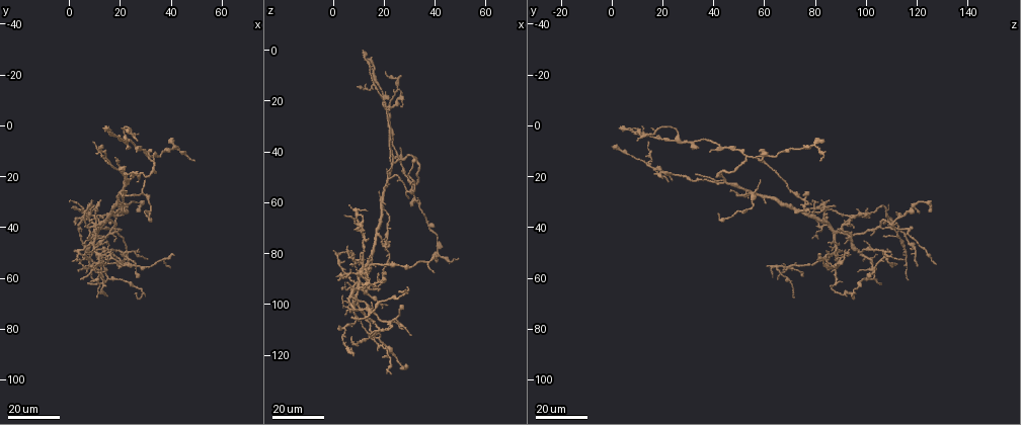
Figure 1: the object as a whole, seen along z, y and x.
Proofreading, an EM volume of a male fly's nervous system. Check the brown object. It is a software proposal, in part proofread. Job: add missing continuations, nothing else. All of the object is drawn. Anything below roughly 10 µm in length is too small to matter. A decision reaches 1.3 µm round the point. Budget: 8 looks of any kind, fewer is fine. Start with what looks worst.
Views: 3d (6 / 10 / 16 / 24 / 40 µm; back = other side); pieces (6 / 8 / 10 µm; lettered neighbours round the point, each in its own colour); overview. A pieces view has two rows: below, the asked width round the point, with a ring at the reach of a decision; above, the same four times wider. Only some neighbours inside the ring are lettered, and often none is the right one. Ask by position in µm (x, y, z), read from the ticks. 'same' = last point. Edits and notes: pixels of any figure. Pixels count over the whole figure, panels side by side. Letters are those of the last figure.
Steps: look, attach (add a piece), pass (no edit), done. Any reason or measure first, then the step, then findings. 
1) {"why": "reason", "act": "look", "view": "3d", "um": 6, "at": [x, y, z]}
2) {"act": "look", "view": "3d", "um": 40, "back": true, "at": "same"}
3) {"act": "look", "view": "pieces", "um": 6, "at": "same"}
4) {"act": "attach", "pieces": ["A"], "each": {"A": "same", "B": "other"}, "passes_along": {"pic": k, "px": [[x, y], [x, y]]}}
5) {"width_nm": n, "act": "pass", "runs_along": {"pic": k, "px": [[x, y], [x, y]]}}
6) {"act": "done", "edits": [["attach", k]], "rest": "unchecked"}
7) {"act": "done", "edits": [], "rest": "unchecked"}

{"why": "branch stops here", "act": "look", "view": "3d", "um": 16, "at": [8, 55, 119]}

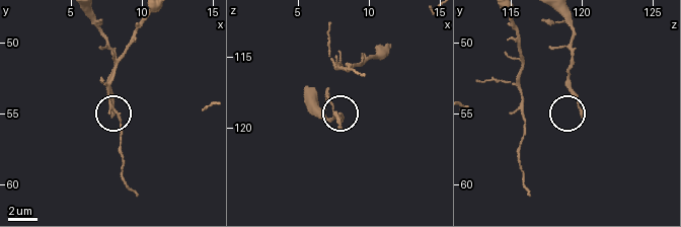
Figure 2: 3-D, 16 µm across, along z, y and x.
{"act": "look", "view": "pieces", "um": 6, "at": [7.8, 55.0, 120.0]}

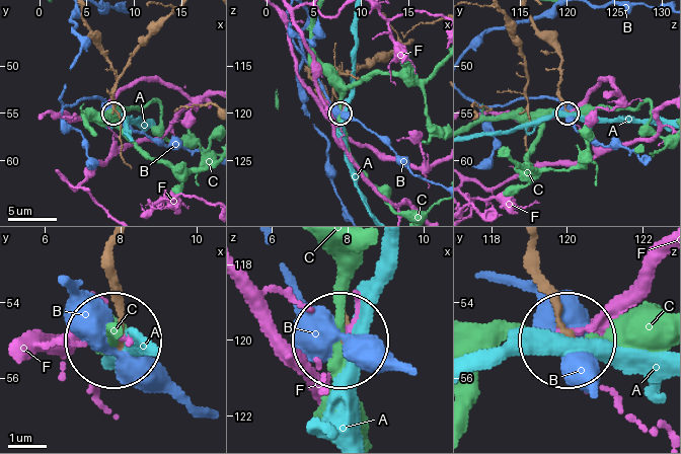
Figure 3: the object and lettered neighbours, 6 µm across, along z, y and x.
{"act": "pass", "each": {"A": "other", "B": "other", "C": "other", "F": "other"}, "runs_along": {"pic": 3, "px": [[531, 249], [534, 279], [566, 333]]}, "found": "no lettered piece goes on from it"}

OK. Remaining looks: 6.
{"why": "thin end", "act": "look", "view": "3d", "um": 16, "at": [30, 21, 59]}

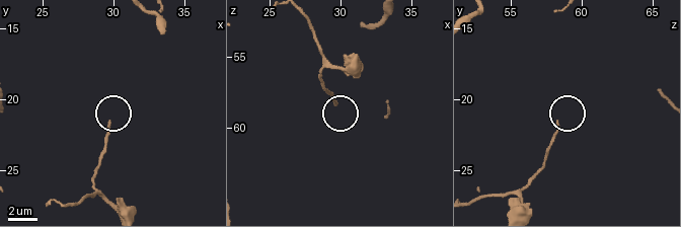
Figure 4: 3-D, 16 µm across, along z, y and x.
{"act": "look", "view": "pieces", "um": 6, "at": [29.8, 21.6, 58.4]}

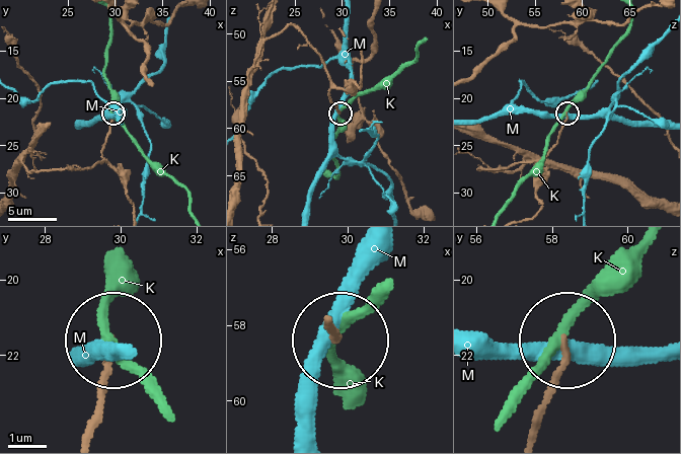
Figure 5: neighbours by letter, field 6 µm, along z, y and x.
{"act": "pass", "each": {"K": "other", "M": "other"}, "runs_along": {"pic": 5, "px": [[258, 47], [297, 28], [320, 57], [329, 98], [341, 112]]}, "found": "no lettered piece goes on from it"}

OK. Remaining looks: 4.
{"why": "branch stops here", "act": "look", "view": "3d", "um": 24, "at": [8, 61, 106]}

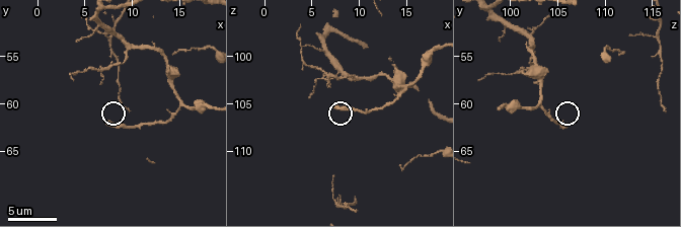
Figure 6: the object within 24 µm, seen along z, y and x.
{"act": "look", "view": "3d", "um": 6, "at": [7.6, 61.8, 105.4]}

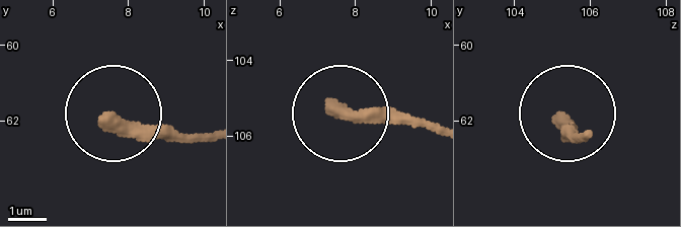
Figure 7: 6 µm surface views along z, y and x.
{"why": "what lies round it", "act": "look", "view": "pieces", "um": 8, "at": [7.40, 62.00, 105.25]}

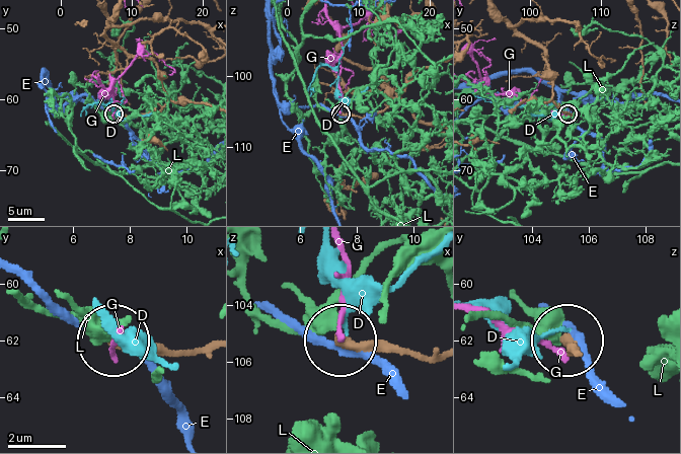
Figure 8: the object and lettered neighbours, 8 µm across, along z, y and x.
{"act": "pass", "each": {"D": "other", "E": "other", "G": "other", "L": "other"}, "found": "none of them fits"}

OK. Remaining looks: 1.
{"act": "done", "edits": [], "rest": "unchecked"}

